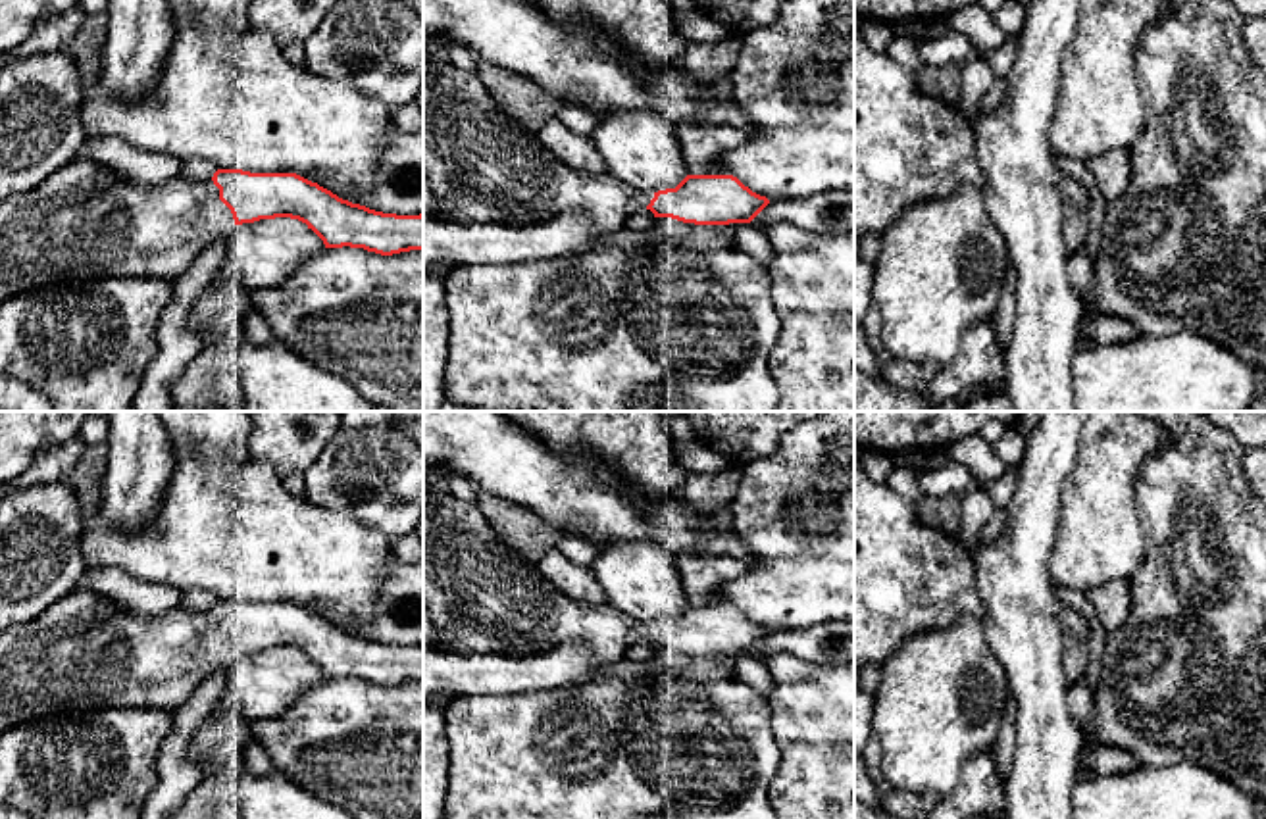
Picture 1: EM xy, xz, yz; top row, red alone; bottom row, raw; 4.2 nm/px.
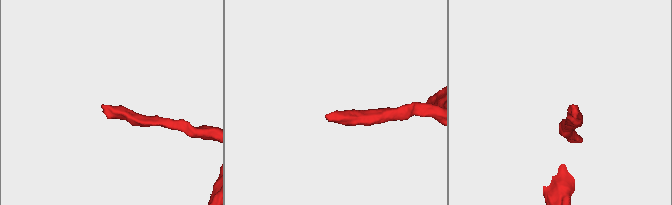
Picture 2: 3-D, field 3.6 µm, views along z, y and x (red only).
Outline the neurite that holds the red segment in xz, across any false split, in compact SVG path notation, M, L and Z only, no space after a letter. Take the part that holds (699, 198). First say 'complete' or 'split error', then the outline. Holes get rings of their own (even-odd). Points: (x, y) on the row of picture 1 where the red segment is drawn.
split error; M448 62L423 63L423 173L437 198L435 215L458 223L543 223L566 211L589 213L596 233L606 235L623 227L637 211L650 210L654 217L671 217L695 225L750 223L768 204L766 196L752 192L733 175L687 175L675 188L639 192L614 175L579 173L560 163L537 138L512 119L491 96L481 79Z

